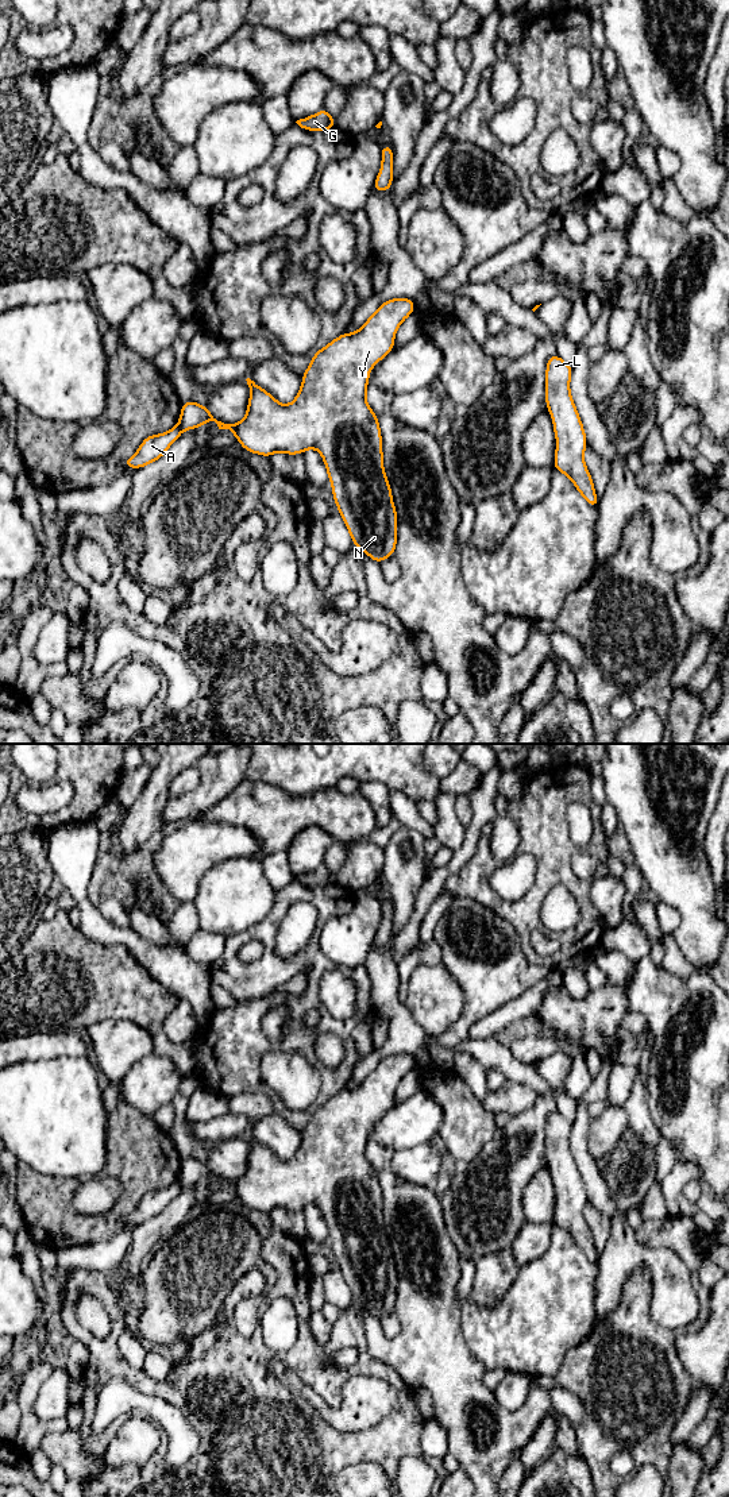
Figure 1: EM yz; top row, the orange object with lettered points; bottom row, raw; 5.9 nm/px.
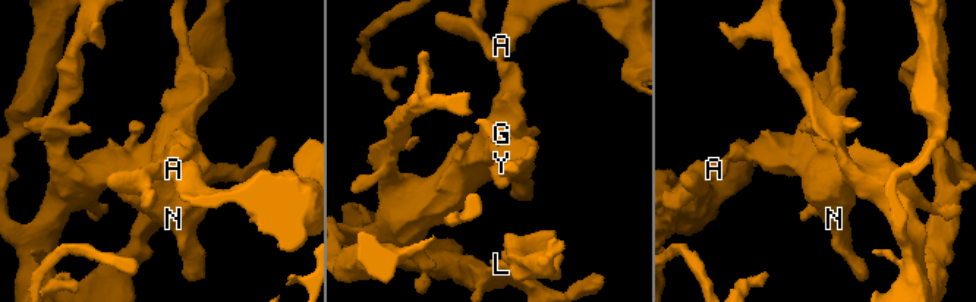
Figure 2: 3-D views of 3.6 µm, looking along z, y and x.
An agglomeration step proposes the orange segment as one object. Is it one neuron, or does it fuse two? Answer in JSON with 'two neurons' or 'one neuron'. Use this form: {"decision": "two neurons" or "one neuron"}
{"decision": "two neurons"}

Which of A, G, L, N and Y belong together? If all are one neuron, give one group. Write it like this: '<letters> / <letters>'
A / G L N Y

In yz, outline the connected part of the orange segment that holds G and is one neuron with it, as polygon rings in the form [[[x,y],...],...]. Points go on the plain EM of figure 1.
[[[321,864],[316,871],[300,875],[296,879],[306,887],[325,887],[336,883],[335,875],[325,864]]]

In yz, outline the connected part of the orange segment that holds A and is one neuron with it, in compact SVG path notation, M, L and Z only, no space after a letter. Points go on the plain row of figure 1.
M177 1180L169 1188L147 1192L139 1201L136 1209L123 1216L123 1222L136 1226L154 1219L165 1211L173 1199L178 1196L181 1188L180 1181Z

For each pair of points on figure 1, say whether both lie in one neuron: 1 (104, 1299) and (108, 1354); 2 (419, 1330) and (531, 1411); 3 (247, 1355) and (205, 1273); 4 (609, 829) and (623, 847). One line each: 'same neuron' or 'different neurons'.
1: same neuron
2: same neuron
3: different neurons
4: different neurons

